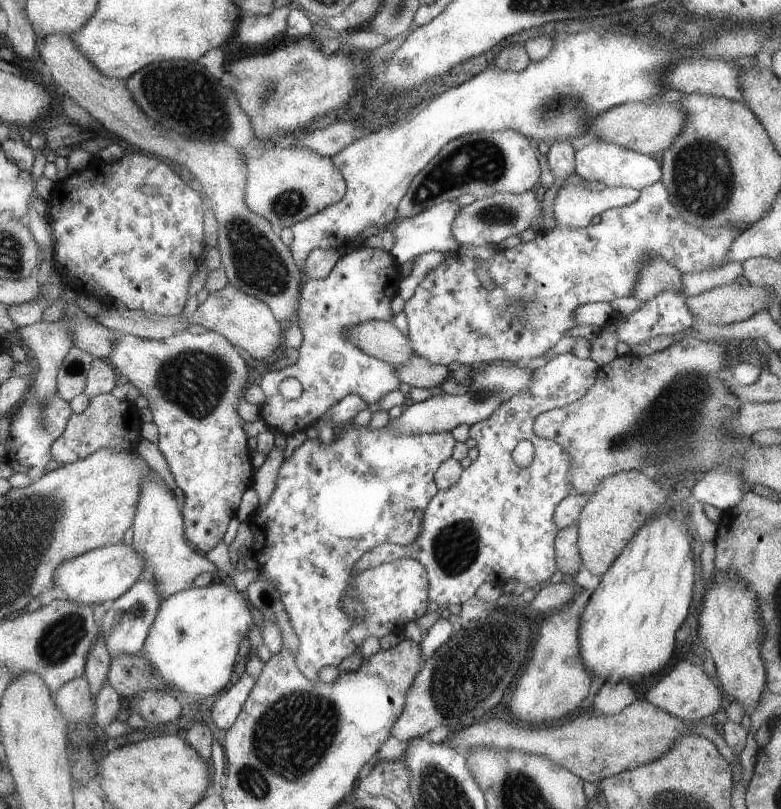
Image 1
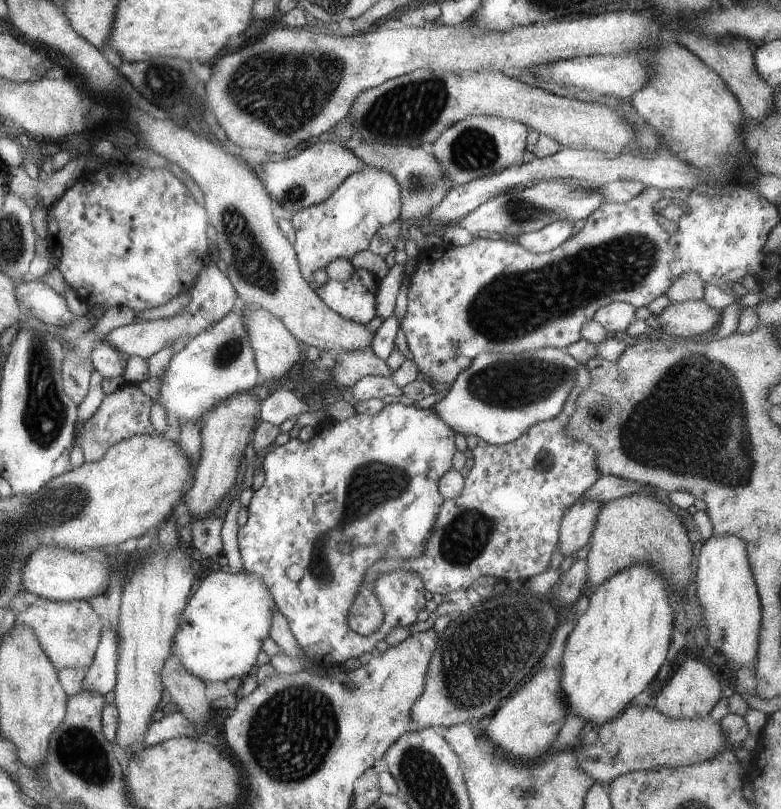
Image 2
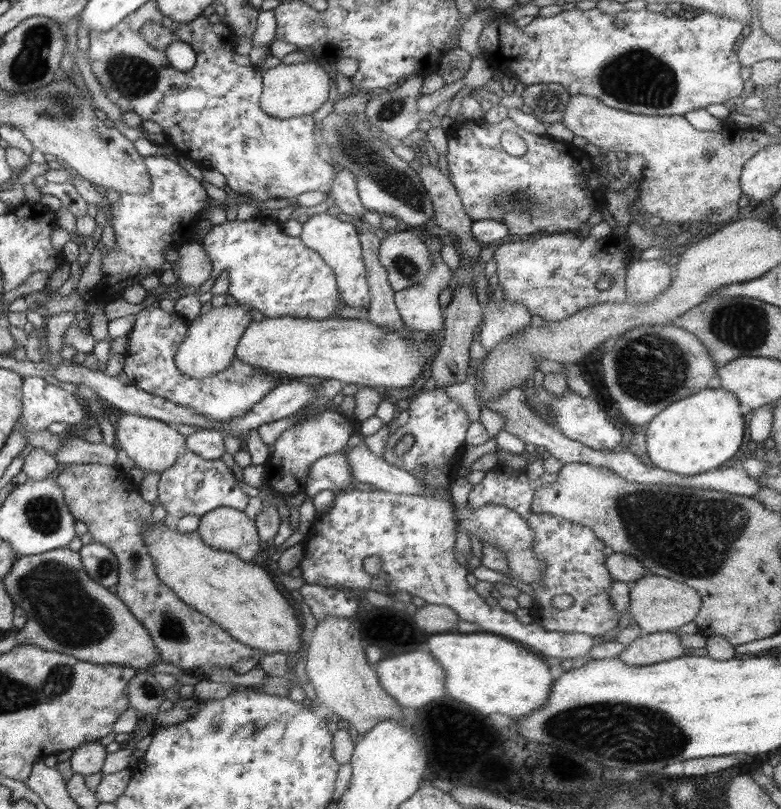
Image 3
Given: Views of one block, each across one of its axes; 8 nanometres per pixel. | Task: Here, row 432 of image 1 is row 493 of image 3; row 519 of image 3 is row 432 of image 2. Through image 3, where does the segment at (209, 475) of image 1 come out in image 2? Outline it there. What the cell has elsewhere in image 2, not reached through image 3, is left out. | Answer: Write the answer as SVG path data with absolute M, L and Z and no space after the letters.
M237 308L229 311L221 320L215 322L209 330L205 330L203 334L188 339L184 348L181 348L179 352L175 352L169 359L169 364L165 366L165 372L163 372L161 380L153 384L159 390L157 401L167 415L166 422L169 426L168 434L170 439L177 443L176 431L183 422L191 422L191 424L197 424L199 427L199 418L211 406L217 406L219 402L223 402L225 398L229 398L233 394L247 392L249 388L253 388L259 383L260 378L254 362L253 348L249 344L247 330L241 324L241 308Z

